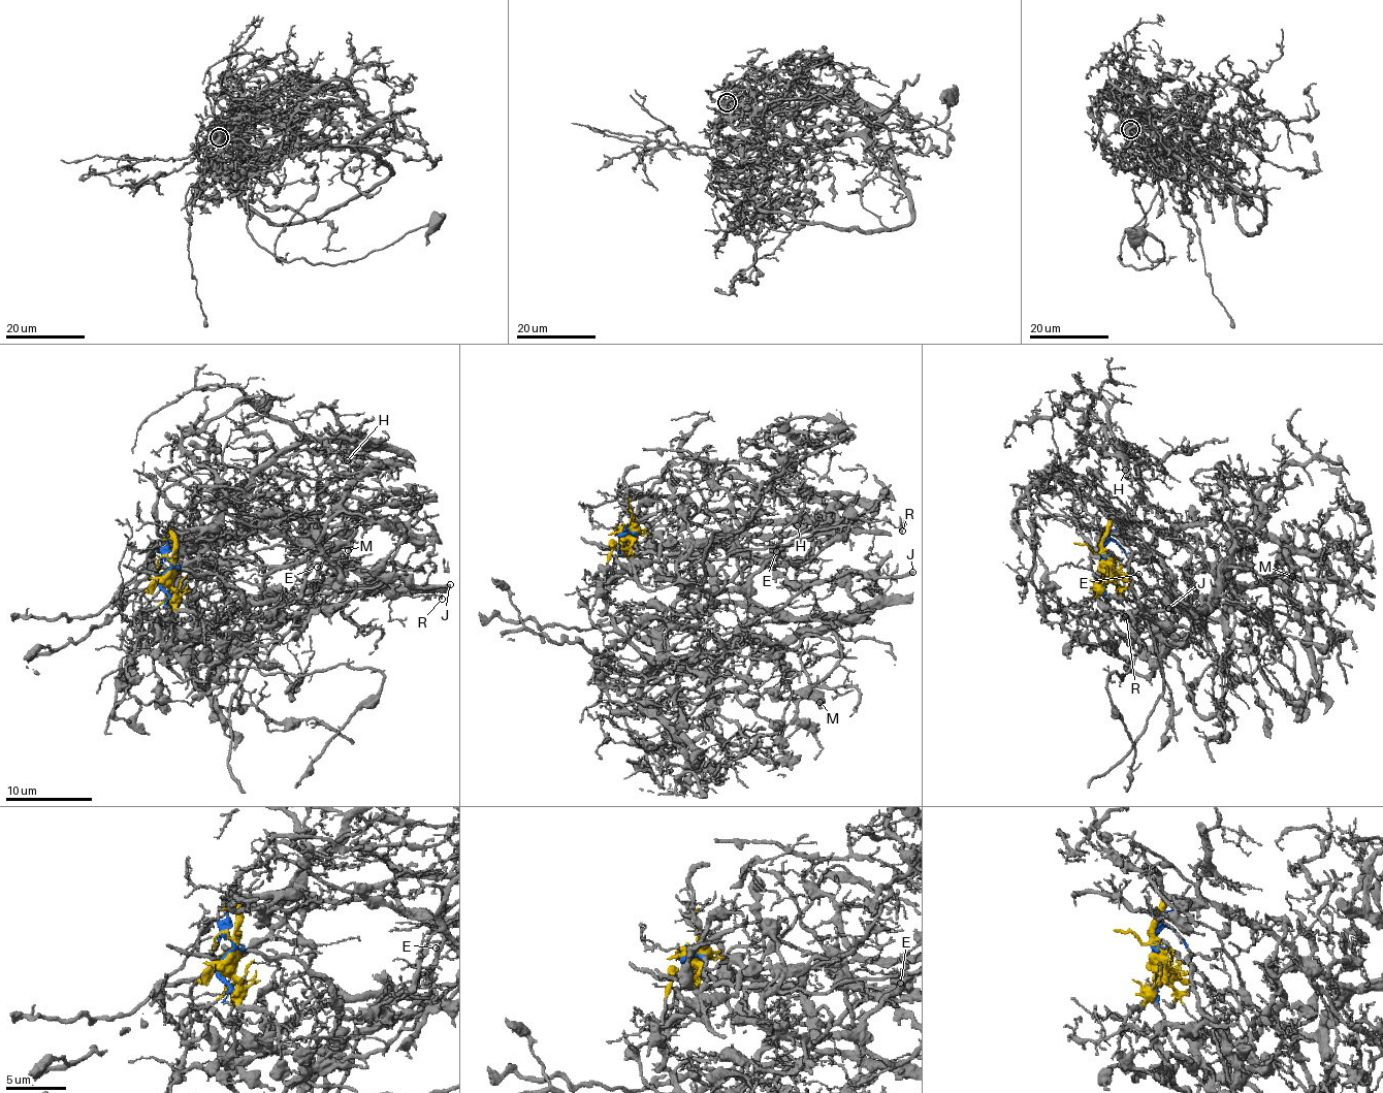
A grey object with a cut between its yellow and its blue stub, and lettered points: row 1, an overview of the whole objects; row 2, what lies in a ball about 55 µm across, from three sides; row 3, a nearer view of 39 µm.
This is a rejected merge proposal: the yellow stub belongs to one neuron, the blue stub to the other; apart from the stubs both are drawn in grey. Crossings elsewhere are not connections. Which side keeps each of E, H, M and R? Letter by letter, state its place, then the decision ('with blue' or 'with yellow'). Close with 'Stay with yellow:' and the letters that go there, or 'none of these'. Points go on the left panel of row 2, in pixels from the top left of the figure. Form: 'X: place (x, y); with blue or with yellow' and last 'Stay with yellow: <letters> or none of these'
E: place (317, 567); with blue
H: place (347, 460); with yellow
M: place (348, 550); with yellow
R: place (442, 599); with blue
Stay with yellow: H, M

